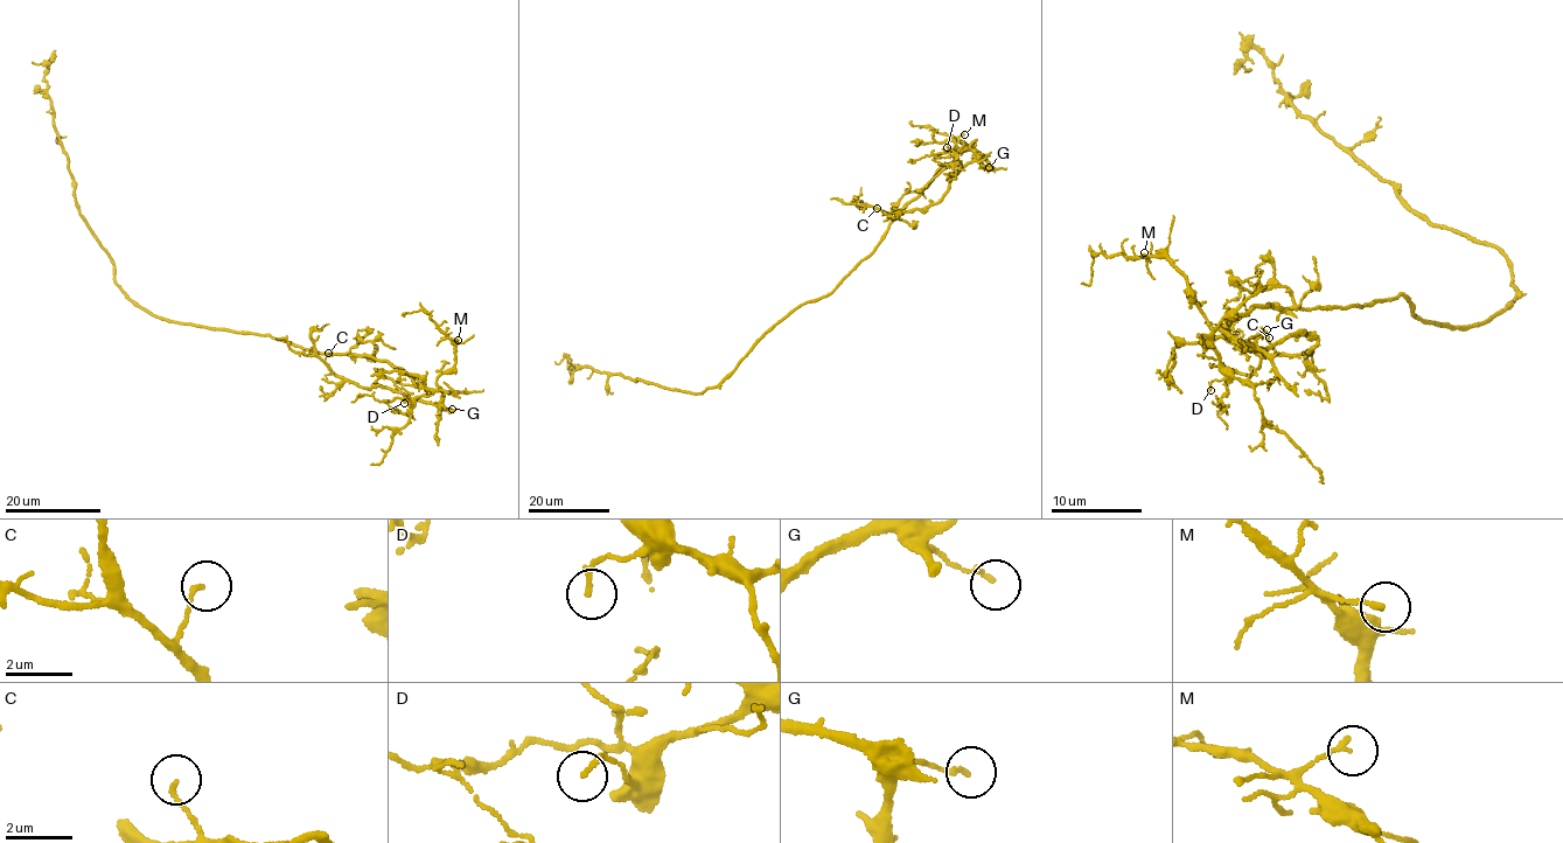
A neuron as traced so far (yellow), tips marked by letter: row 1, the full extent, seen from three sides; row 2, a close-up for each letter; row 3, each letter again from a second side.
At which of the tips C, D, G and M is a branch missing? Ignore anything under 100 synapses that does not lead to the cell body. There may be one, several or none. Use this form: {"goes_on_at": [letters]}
{"goes_on_at": []}

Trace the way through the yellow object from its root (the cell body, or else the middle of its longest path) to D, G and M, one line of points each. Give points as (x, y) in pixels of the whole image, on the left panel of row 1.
D: (269, 335), (322, 353), (365, 354), (389, 363), (427, 390), (412, 403), (404, 403)
G: (269, 335), (322, 353), (365, 354), (383, 360), (404, 371), (414, 383), (442, 391), (441, 405), (452, 409)
M: (269, 335), (322, 353), (365, 354), (437, 390), (437, 377), (455, 362), (449, 339), (458, 340)

